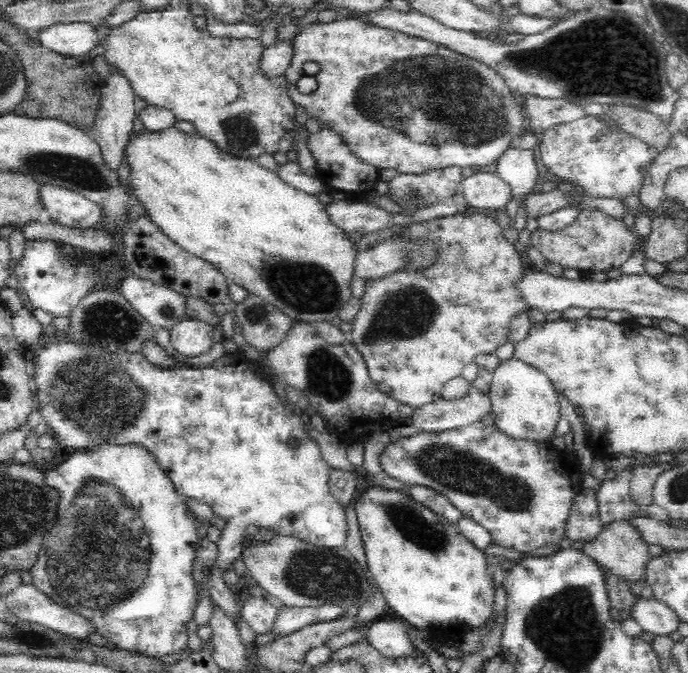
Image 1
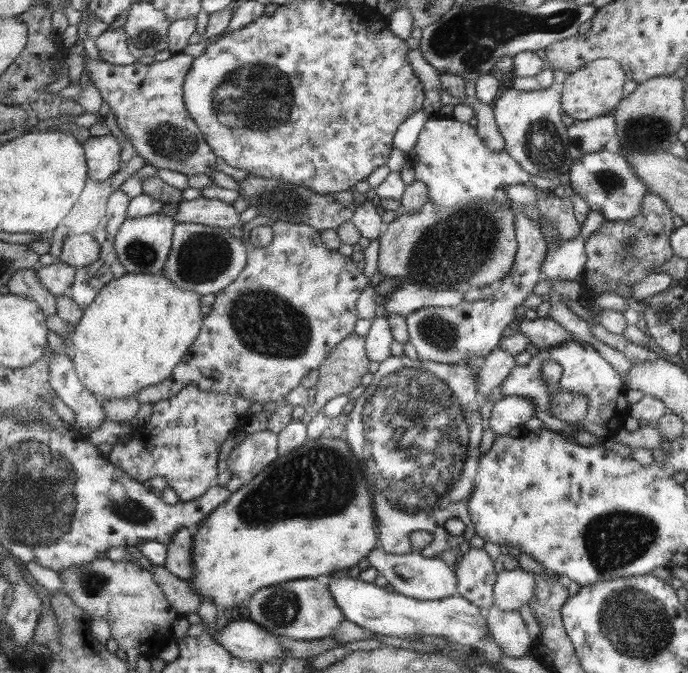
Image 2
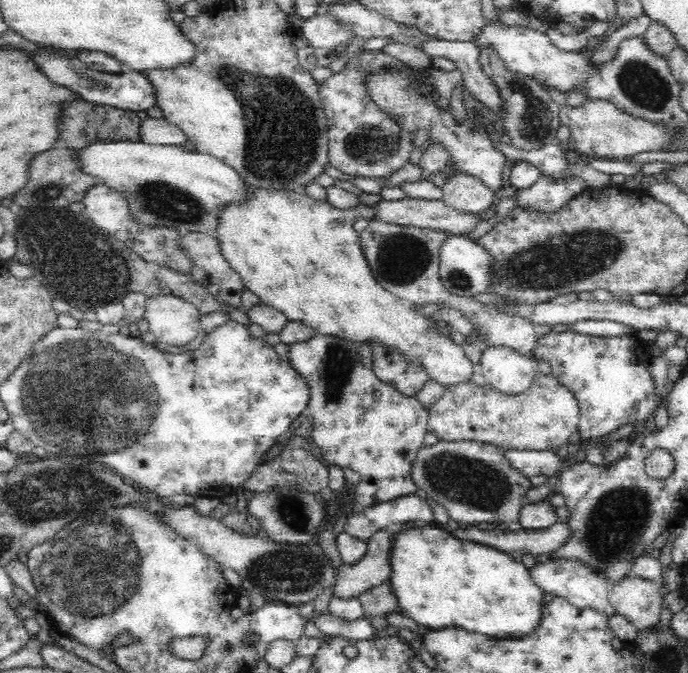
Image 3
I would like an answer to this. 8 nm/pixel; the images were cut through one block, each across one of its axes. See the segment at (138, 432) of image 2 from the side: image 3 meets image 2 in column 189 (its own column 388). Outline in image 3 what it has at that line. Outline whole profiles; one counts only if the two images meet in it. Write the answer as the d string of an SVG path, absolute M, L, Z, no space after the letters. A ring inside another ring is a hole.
M314 336L306 342L290 344L288 360L290 360L290 366L298 370L310 386L310 404L304 416L312 420L314 428L312 428L310 440L316 442L316 446L320 448L324 464L338 466L342 470L348 468L360 474L360 482L354 494L354 508L350 516L362 510L368 510L376 504L420 494L412 478L412 462L426 446L424 436L430 430L428 430L428 410L420 406L416 396L414 398L402 396L396 388L380 382L374 370L364 366L362 356L358 354L358 346L334 336Z

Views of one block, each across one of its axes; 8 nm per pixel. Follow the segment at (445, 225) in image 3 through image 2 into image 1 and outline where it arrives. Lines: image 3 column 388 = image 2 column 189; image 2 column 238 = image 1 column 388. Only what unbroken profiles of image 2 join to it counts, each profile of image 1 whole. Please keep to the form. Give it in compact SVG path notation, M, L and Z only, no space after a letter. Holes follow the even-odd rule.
M362 198L350 202L334 200L328 206L328 216L334 226L344 234L372 234L388 228L392 224L392 212L380 208L378 204L364 202Z

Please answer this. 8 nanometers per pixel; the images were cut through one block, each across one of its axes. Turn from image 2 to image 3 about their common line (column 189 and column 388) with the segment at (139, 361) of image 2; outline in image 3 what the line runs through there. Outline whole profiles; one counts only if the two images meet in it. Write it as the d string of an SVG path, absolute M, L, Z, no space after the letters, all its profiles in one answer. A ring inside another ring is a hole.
M252 188L252 190L254 190L254 196L256 196L252 202L242 204L242 206L232 204L232 206L228 206L228 208L224 210L224 214L222 214L222 218L220 218L220 228L218 228L218 232L216 232L216 238L220 240L224 258L226 258L226 260L230 262L230 266L242 276L246 290L252 290L254 294L258 294L260 300L262 300L262 304L268 304L268 306L272 306L272 308L284 312L290 322L300 322L300 324L310 326L310 328L316 332L316 336L334 336L334 338L346 340L346 342L350 342L350 344L354 344L354 346L358 346L360 342L368 342L368 346L374 346L374 344L376 344L376 346L382 346L382 348L388 348L388 350L398 352L410 366L422 368L422 370L426 372L426 380L428 380L428 382L434 382L434 384L438 384L438 386L444 388L444 390L454 388L456 384L470 384L470 376L472 376L472 372L474 372L476 368L474 368L474 364L466 358L464 348L458 346L450 336L446 336L444 332L440 332L440 324L442 324L442 322L440 322L438 318L434 318L434 316L424 316L424 314L420 314L420 312L416 310L416 308L420 308L420 306L416 306L416 304L412 306L412 304L408 304L408 302L396 298L396 296L394 296L390 290L386 290L386 288L376 280L376 276L372 274L372 268L370 268L370 264L368 264L368 260L366 260L366 256L364 256L362 244L360 244L360 234L354 232L354 222L360 220L360 218L364 218L364 220L376 220L376 216L378 216L376 206L358 206L358 208L354 208L354 210L338 210L338 208L334 208L332 204L316 202L314 198L310 198L310 196L306 196L306 194L300 196L300 194L296 194L296 192L272 192L272 190L256 190L256 188Z

